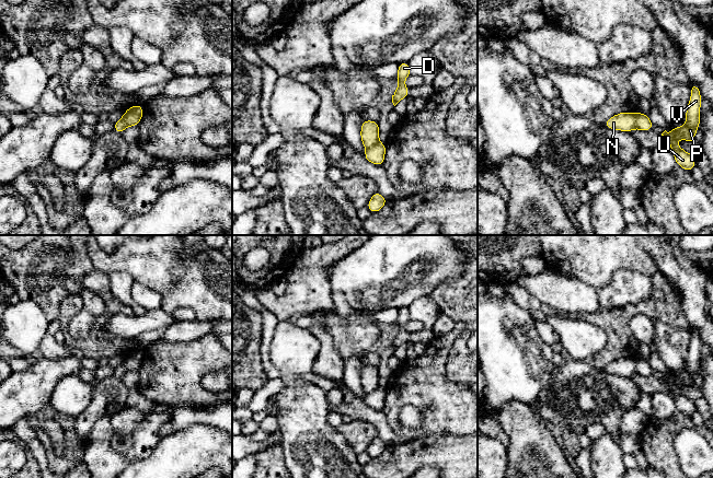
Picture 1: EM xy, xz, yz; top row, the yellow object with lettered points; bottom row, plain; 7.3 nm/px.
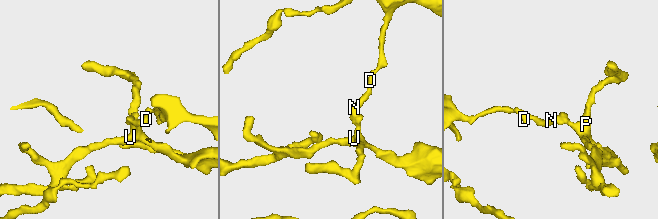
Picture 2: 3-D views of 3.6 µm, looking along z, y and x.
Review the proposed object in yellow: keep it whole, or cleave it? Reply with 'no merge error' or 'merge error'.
merge error

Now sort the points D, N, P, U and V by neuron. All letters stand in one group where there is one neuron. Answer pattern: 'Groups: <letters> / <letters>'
Groups: D N / P U V

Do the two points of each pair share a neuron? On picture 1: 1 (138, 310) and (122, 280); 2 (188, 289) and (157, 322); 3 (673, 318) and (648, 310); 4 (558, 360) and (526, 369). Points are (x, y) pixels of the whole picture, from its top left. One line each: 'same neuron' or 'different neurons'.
1: same neuron
2: different neurons
3: same neuron
4: different neurons

